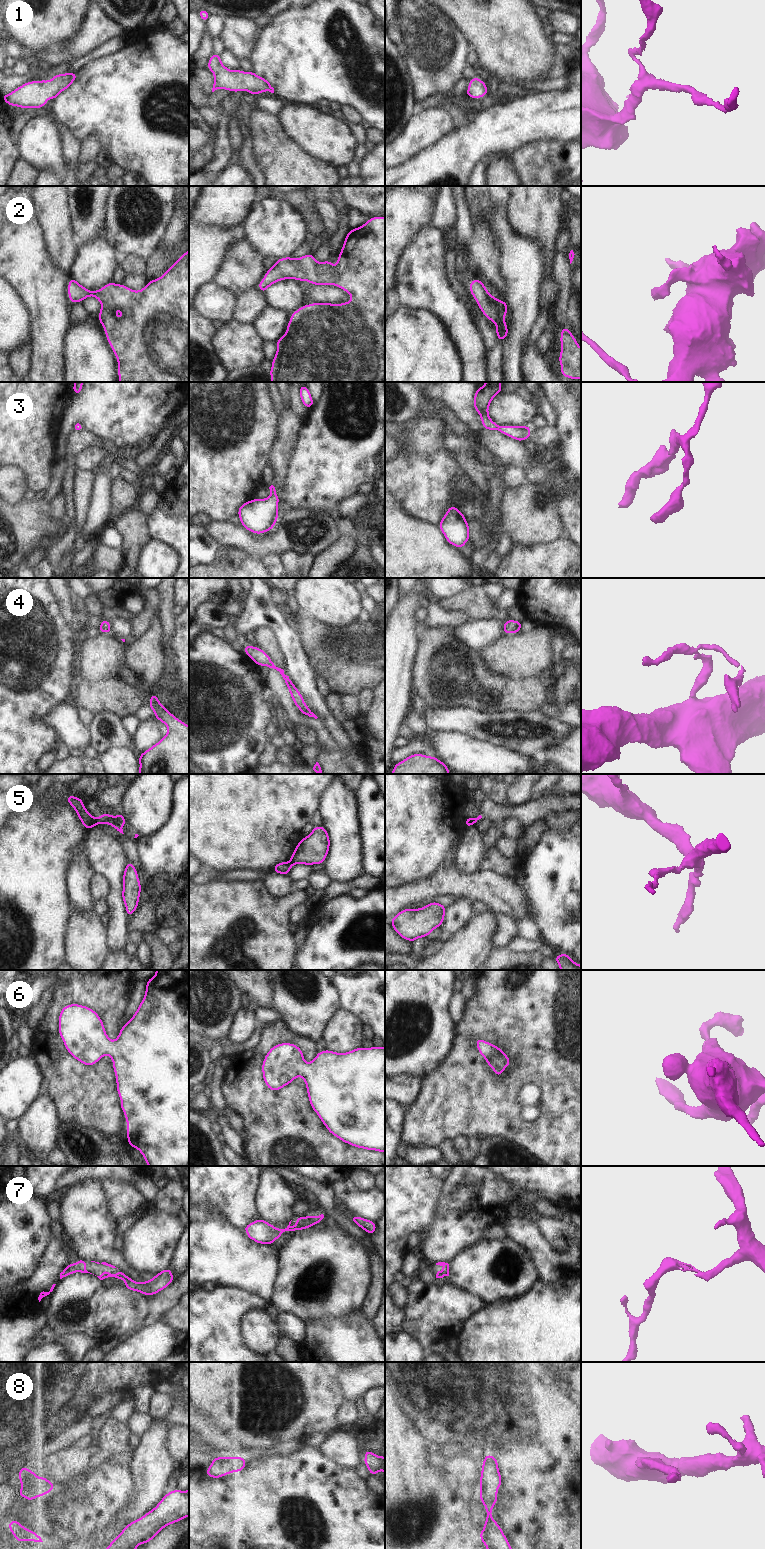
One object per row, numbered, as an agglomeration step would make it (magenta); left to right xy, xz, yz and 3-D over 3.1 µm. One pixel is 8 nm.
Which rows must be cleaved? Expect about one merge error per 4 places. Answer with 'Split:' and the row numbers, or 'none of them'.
Split: 5.

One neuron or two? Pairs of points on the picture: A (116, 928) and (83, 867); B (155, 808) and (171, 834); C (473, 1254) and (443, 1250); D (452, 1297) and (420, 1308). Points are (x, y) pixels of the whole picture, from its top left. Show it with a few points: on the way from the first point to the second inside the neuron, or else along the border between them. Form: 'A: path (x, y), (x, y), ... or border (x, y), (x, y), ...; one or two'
A: border (85, 851), (88, 863), (95, 873); two
B: border (168, 820), (156, 831), (145, 836); two
C: border (480, 1239), (462, 1249), (448, 1263); two
D: path (444, 1305), (441, 1308), (428, 1308); one

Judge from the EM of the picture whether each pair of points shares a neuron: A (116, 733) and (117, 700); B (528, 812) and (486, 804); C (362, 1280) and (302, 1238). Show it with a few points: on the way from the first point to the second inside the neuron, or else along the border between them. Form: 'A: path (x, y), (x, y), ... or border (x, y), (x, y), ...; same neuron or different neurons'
A: border (94, 714), (110, 711), (121, 719); different neurons
B: path (518, 811), (496, 811); same neuron
C: path (347, 1277), (328, 1259), (323, 1259), (317, 1253); same neuron

